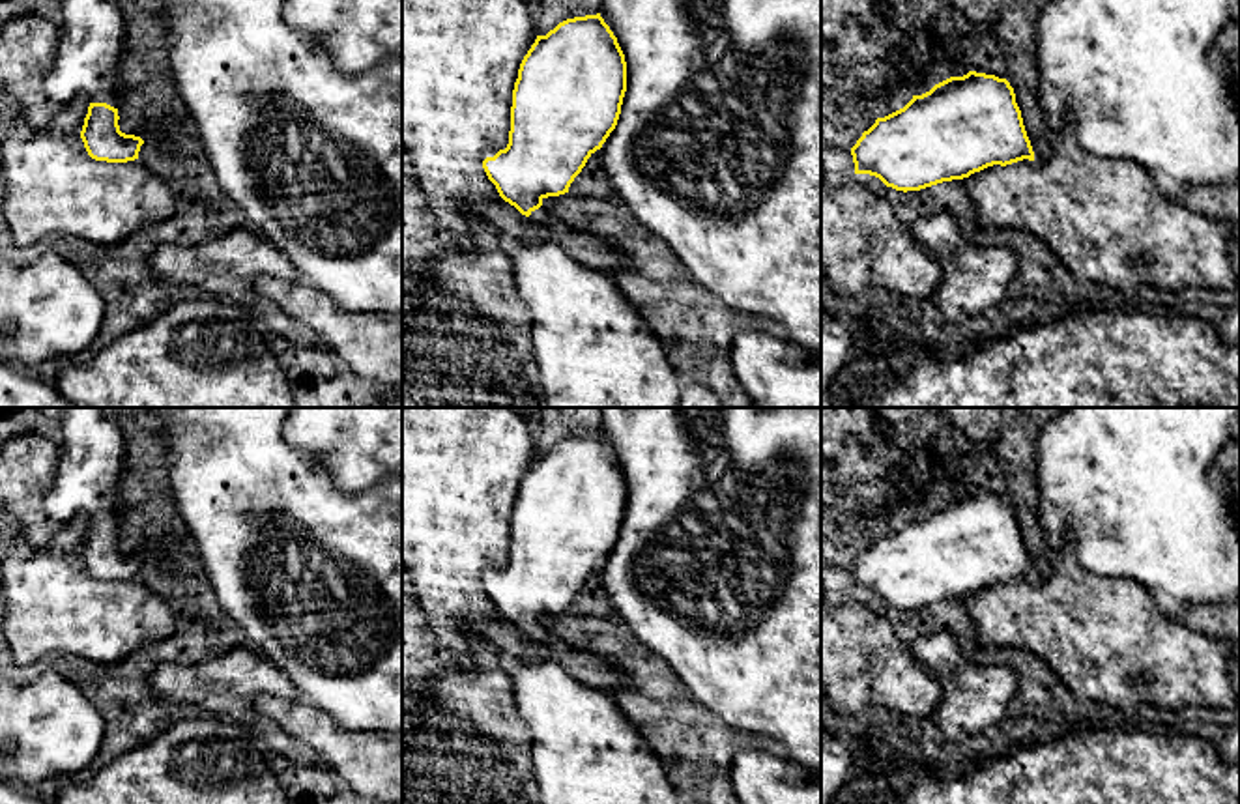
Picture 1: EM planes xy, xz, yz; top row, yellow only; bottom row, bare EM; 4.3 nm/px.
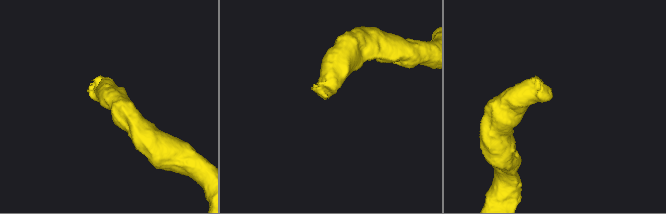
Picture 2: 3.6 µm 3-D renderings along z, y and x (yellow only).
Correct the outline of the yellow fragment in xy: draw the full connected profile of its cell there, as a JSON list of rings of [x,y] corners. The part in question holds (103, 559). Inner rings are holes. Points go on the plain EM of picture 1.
[[[56,408],[56,419],[64,434],[60,460],[54,481],[45,494],[45,512],[49,522],[58,527],[77,516],[86,516],[90,525],[84,537],[80,557],[88,574],[95,580],[127,581],[138,578],[144,559],[125,553],[118,544],[118,484],[123,473],[125,436],[101,408]]]

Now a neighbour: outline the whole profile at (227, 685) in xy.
[[[236,647],[198,664],[161,664],[148,684],[163,703],[196,705],[209,716],[254,718],[254,697],[299,699],[290,679],[256,649]]]

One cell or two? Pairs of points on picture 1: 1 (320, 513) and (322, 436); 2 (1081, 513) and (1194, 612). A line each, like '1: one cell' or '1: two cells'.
1: two cells
2: two cells

